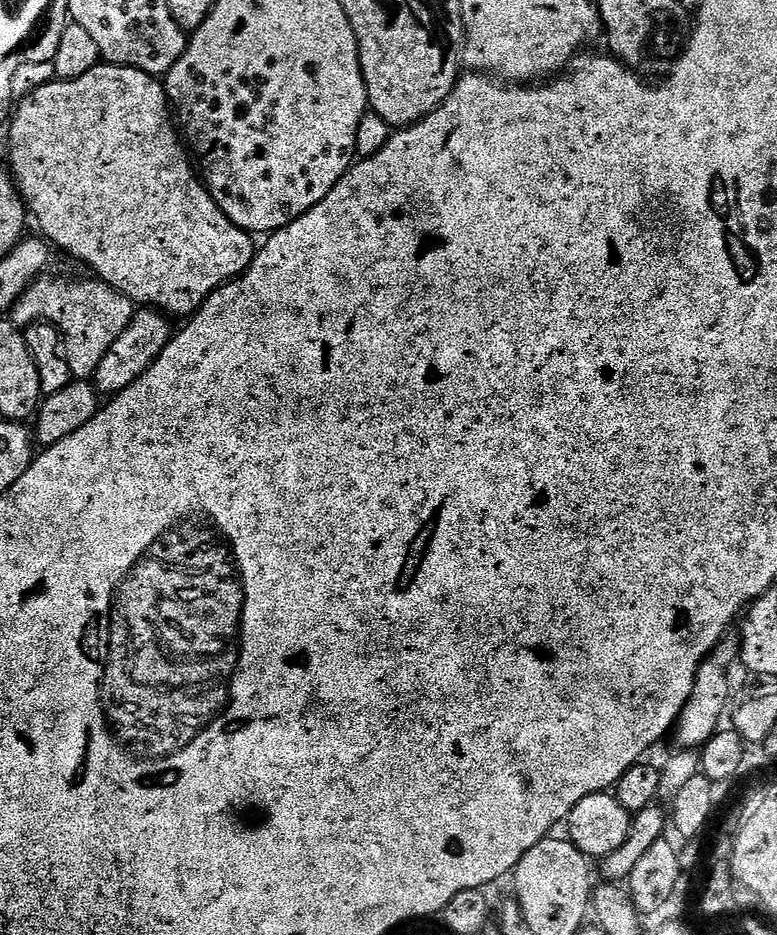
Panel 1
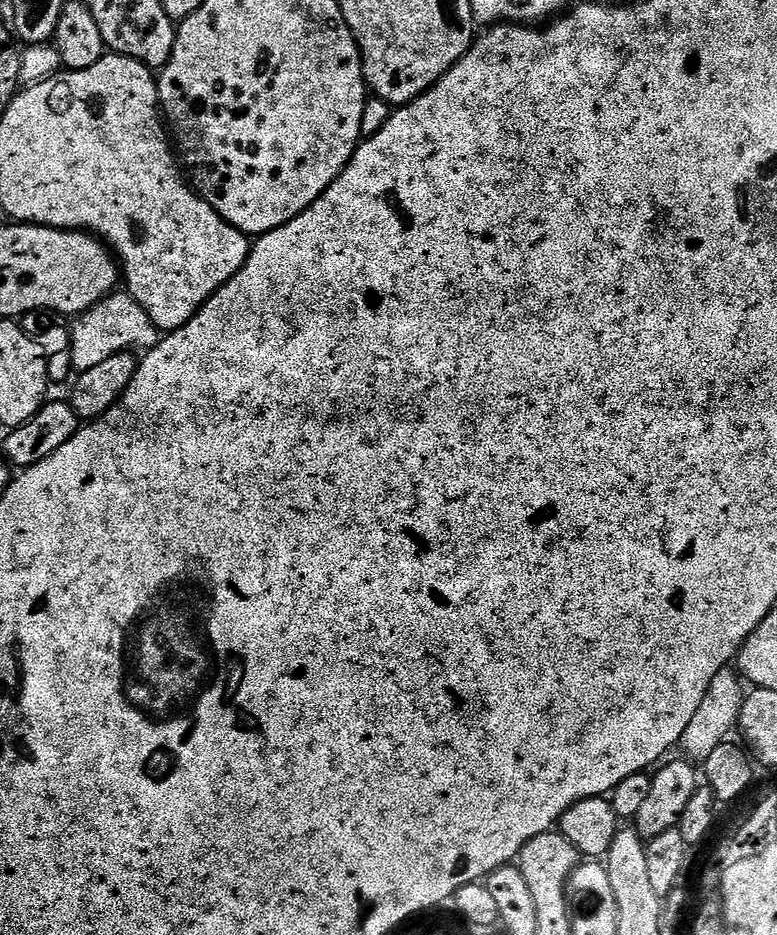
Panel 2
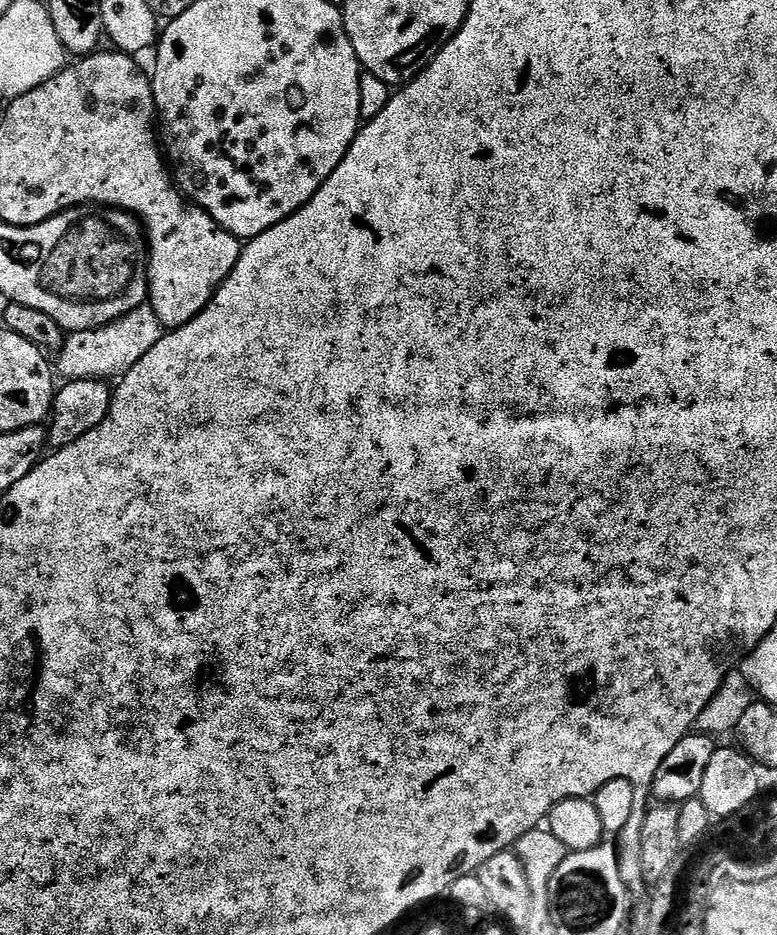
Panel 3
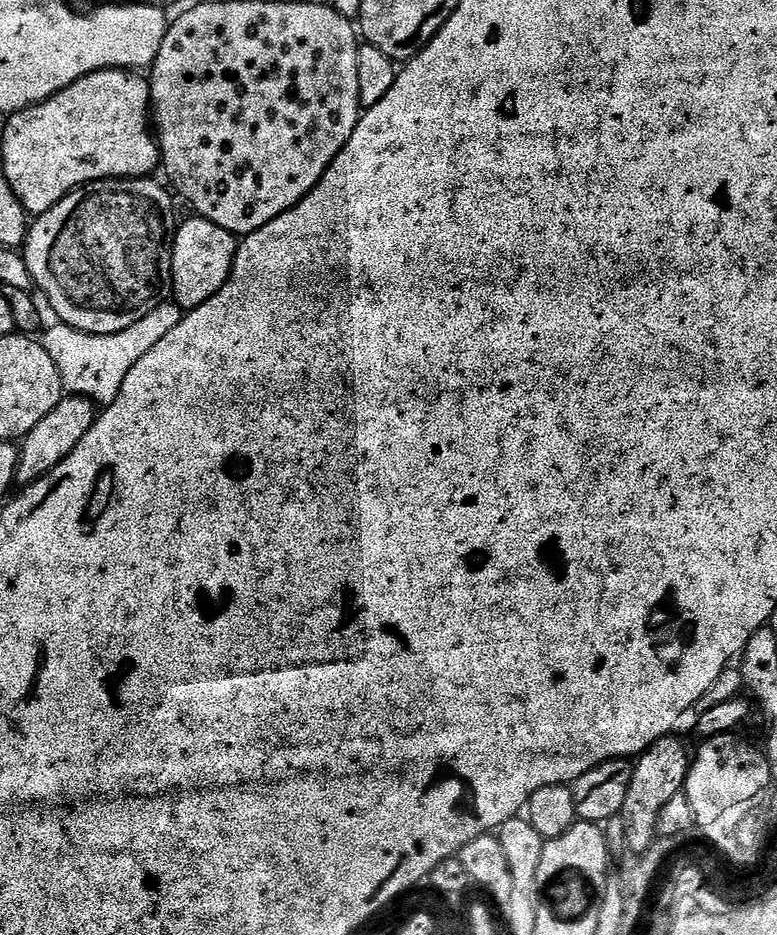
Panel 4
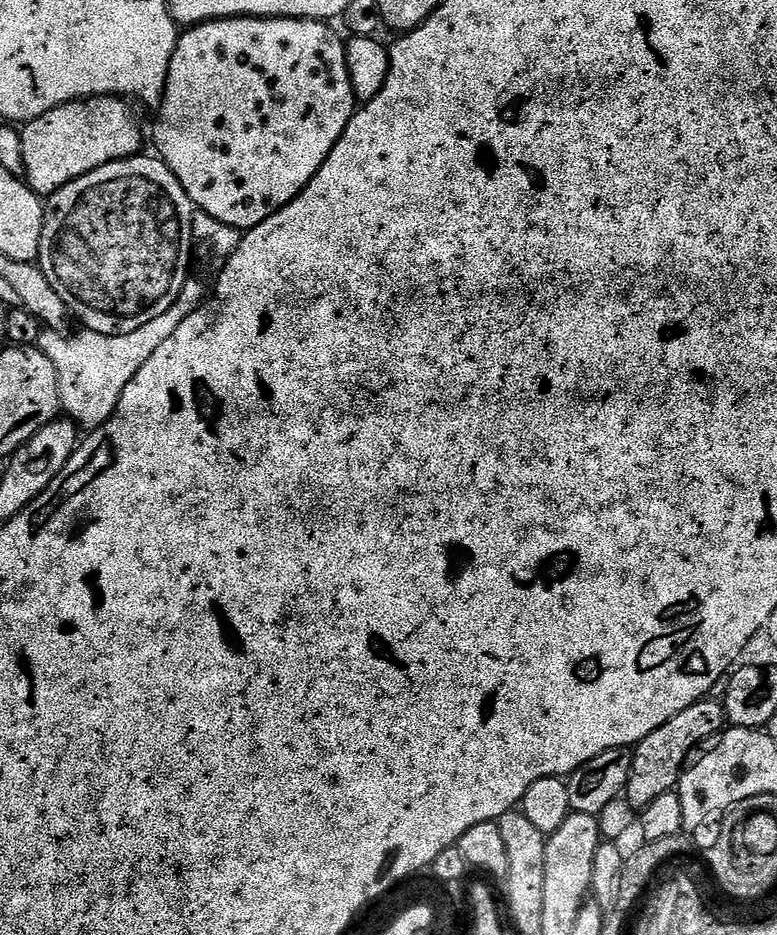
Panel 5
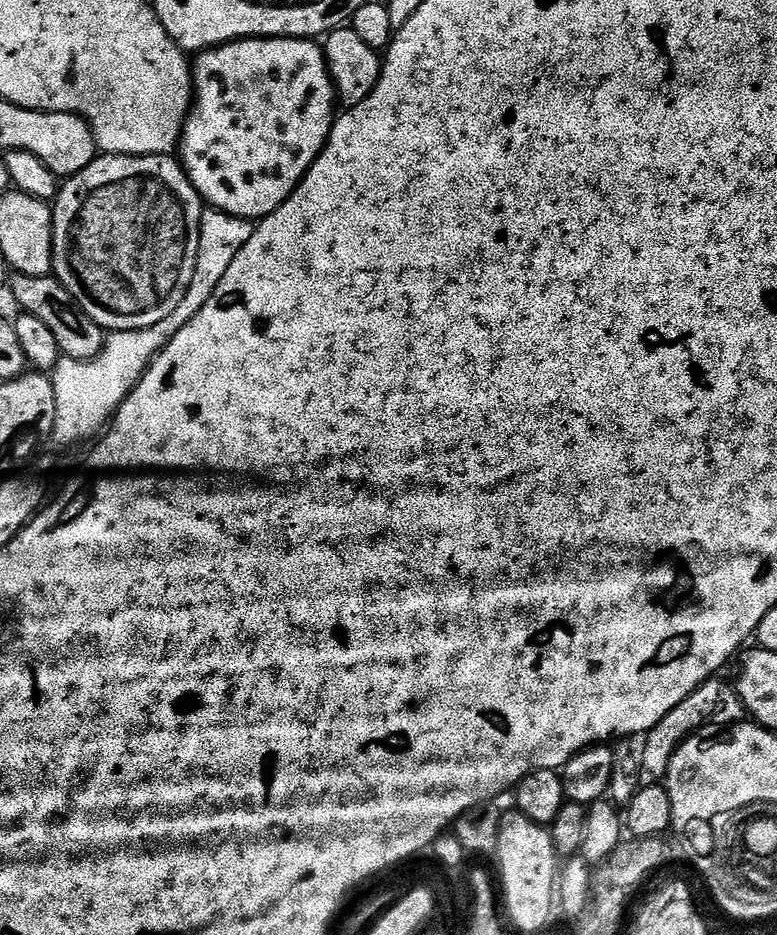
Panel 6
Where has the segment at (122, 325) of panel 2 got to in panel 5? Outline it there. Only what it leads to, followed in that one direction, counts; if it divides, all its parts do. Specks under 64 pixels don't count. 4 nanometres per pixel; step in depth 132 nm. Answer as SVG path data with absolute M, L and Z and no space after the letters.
M189 278L170 310L146 322L146 326L130 330L130 334L107 336L87 330L65 334L44 328L38 347L42 354L46 354L46 358L50 358L50 362L54 362L63 415L84 430L102 427L114 414L122 398L122 390L126 390L130 378L134 378L134 374L138 374L138 370L150 362L150 354L154 354L154 350L158 350L158 346L162 346L162 342L166 342L166 338L170 338L170 334L174 334L174 330L178 330L178 326L182 326L189 314L205 300L203 282Z

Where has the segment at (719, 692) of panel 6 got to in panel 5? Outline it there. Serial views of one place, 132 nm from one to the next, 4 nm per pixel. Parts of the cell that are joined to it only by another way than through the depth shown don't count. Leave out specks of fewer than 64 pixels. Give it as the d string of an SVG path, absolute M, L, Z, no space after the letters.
M705 698L694 702L694 706L686 706L682 714L674 714L670 722L658 726L658 730L646 734L646 738L642 738L640 743L635 745L629 774L632 788L625 789L624 797L636 812L643 811L659 795L673 791L677 787L686 761L691 757L693 748L705 738L724 731L726 727L724 705L719 699L712 699Z

